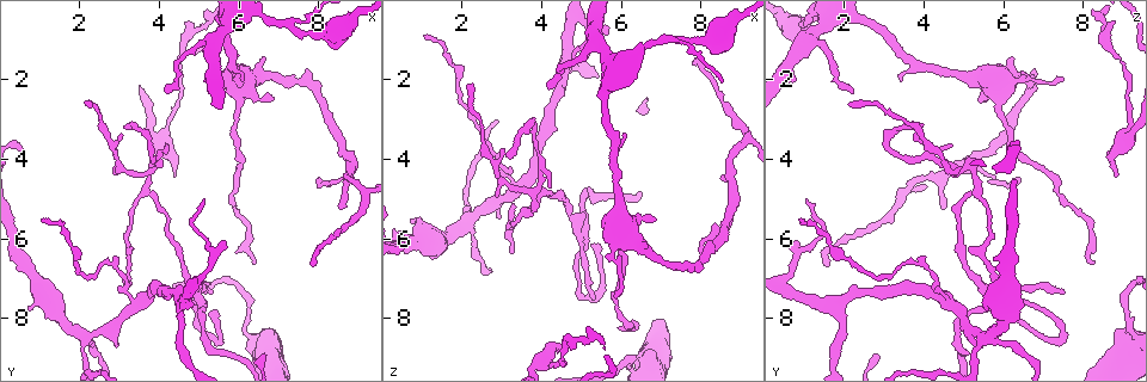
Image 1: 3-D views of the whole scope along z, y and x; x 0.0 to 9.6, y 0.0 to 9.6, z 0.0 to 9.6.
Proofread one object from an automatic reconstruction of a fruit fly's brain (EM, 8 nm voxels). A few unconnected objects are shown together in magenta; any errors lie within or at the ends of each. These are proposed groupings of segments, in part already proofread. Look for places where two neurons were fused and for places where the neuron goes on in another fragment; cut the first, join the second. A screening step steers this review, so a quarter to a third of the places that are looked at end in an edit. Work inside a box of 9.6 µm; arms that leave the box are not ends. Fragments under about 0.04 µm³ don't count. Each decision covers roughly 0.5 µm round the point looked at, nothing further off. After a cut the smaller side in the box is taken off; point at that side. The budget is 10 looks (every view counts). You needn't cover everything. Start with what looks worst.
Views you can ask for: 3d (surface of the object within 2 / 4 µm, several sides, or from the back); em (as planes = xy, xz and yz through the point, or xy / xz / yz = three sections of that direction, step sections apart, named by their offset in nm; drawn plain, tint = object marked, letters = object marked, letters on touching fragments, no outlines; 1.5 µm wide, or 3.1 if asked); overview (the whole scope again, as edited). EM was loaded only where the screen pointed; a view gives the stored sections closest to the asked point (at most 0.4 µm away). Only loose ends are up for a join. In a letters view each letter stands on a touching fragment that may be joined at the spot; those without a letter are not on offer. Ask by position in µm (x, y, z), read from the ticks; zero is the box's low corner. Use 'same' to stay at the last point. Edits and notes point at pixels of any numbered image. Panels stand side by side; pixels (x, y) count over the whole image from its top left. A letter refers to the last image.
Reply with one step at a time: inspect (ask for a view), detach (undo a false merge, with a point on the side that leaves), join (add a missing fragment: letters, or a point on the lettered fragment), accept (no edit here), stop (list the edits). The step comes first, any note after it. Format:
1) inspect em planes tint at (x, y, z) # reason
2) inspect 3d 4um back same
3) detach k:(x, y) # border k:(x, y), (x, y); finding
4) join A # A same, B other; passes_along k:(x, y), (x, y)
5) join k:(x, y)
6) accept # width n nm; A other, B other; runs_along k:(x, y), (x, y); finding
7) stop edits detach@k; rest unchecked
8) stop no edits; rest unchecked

inspect 3d 2um at (2.95, 8.75, 5.50) # branch stops here

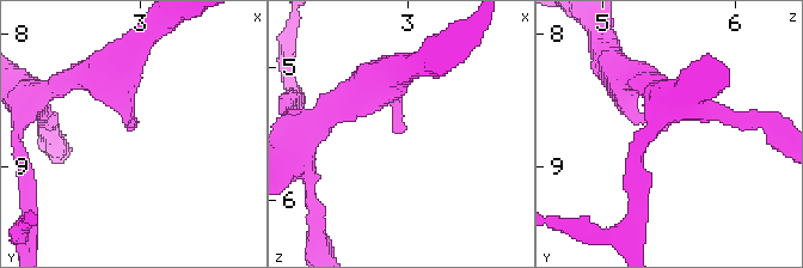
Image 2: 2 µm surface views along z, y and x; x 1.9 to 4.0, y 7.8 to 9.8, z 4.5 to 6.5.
inspect em planes letters at (2.96, 8.72, 5.50)

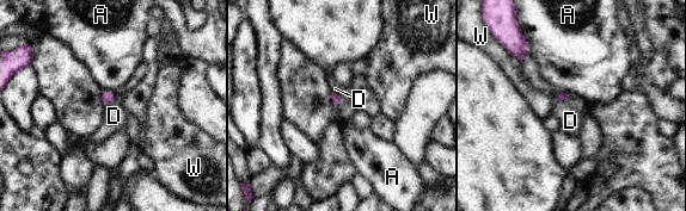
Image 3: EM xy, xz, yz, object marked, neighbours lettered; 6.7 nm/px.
accept # A other, D other, W other; border 3:(115, 99), (104, 106); none of them fits

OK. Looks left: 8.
inspect 3d 2um at (6.35, 6.65, 8.30) # free end

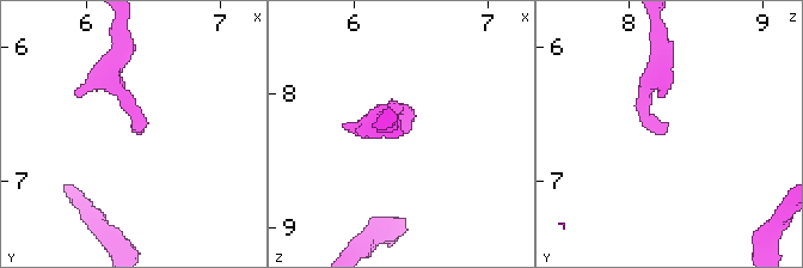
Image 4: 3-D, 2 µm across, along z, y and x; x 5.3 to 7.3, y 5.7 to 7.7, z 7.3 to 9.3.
inspect em planes letters at (6.36, 6.66, 8.28)

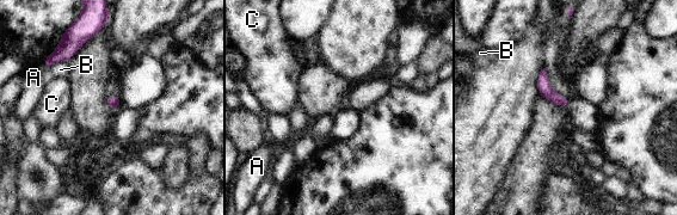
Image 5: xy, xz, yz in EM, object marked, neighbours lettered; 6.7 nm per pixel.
accept # longest_contact B 160 nm; A other, B other, C other; border 5:(67, 60), (54, 62), (47, 69); none of them fits

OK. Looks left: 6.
inspect em yz step 4 tint at (2.95, 3.85, 4.50) # narrows sharply

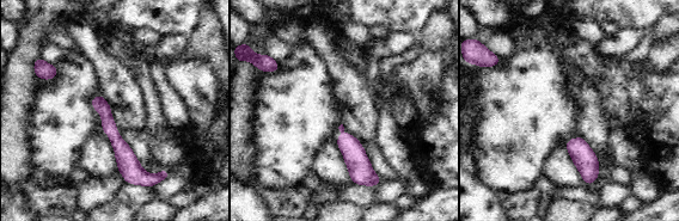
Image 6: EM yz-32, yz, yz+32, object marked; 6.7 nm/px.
inspect em planes letters same

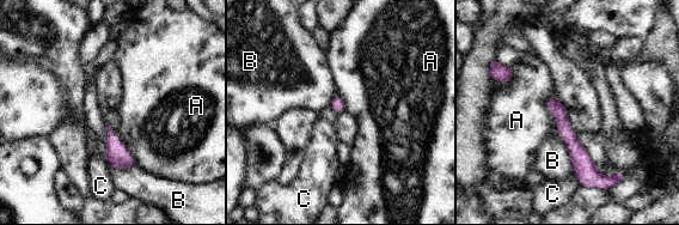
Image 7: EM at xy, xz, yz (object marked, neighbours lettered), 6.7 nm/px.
accept # longest_contact B 260 nm; A other, B other, C other; runs_along 7:(552, 101), (581, 163), (595, 177); all the same neuron

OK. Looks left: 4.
inspect em yz step 8 letters at (5.90, 2.00, 7.45) # branch stops here

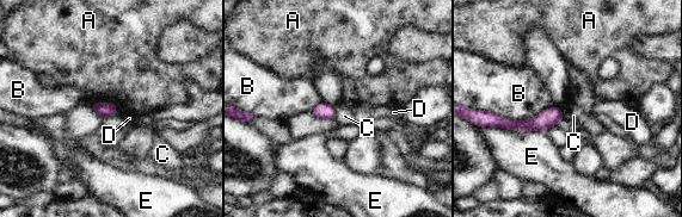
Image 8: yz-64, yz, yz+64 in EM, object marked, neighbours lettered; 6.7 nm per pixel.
inspect em planes letters same

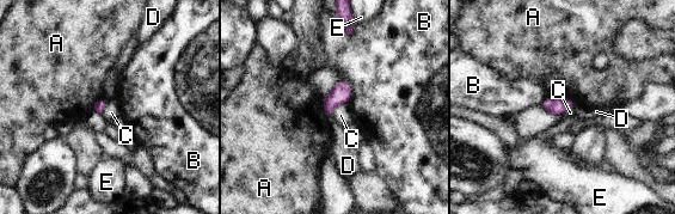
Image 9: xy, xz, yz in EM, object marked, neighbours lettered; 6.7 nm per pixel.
accept # longest_contact B 180 nm; A other, B other, C other, D other, E other; no lettered fragment goes on from it

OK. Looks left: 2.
stop no edits; rest unchecked

